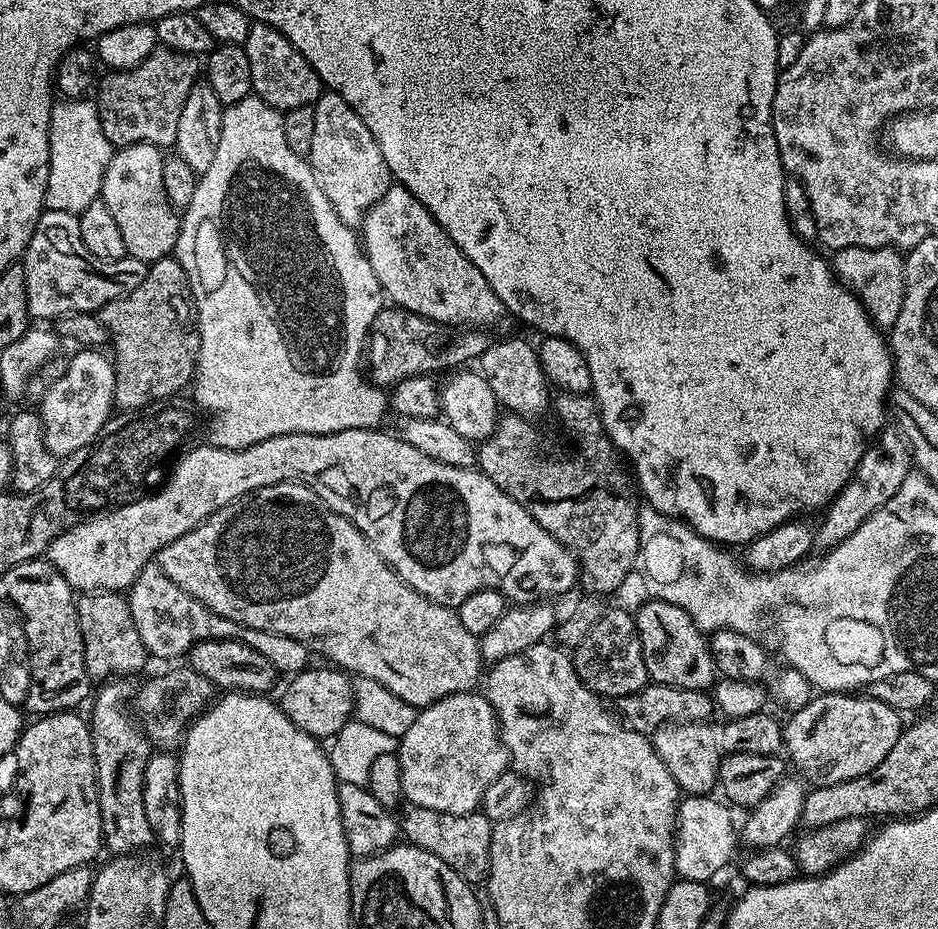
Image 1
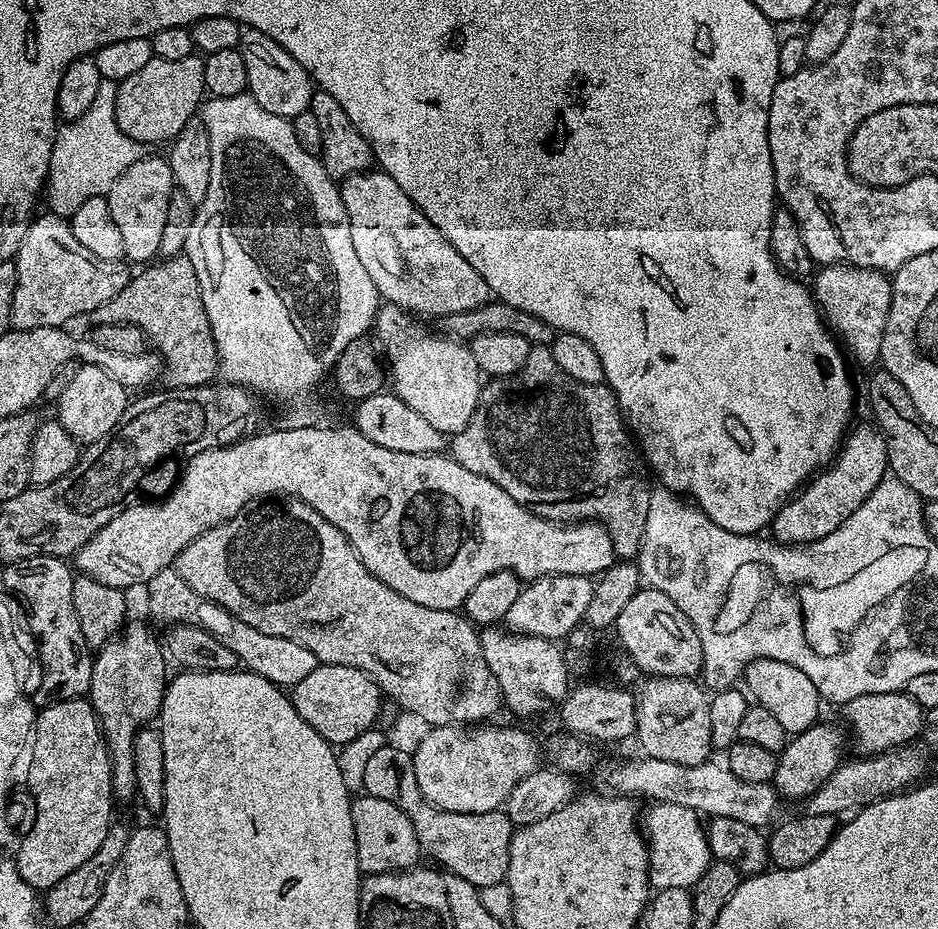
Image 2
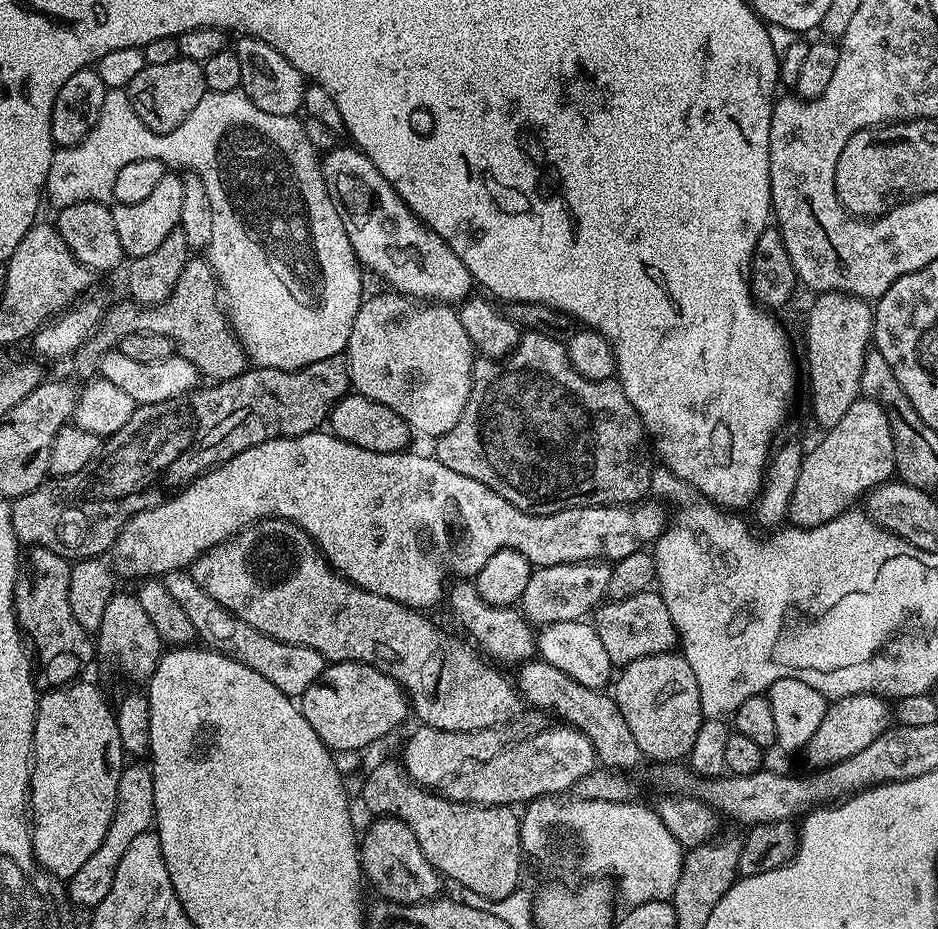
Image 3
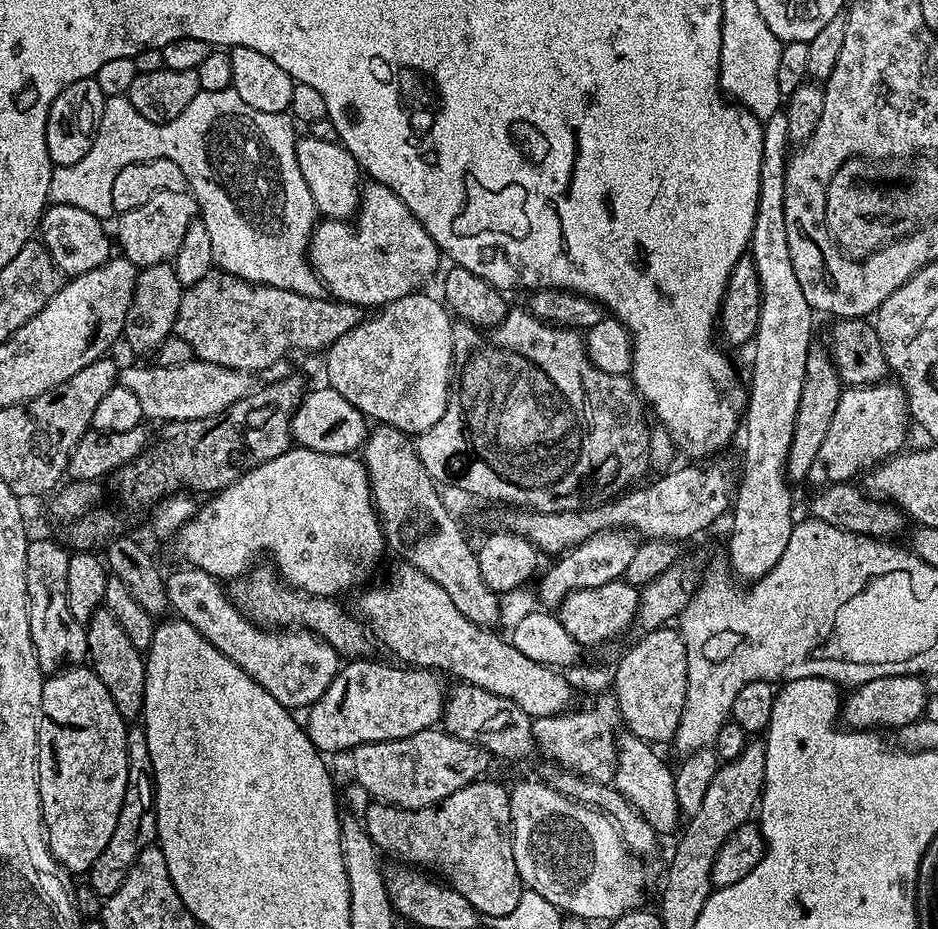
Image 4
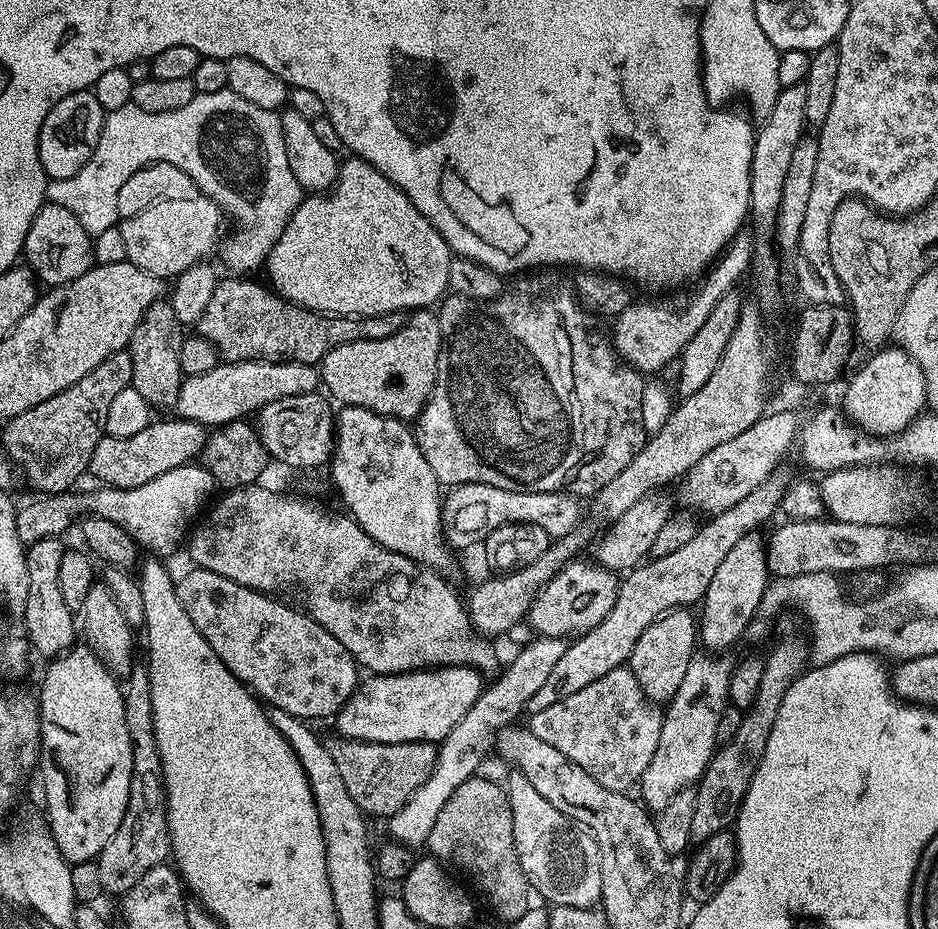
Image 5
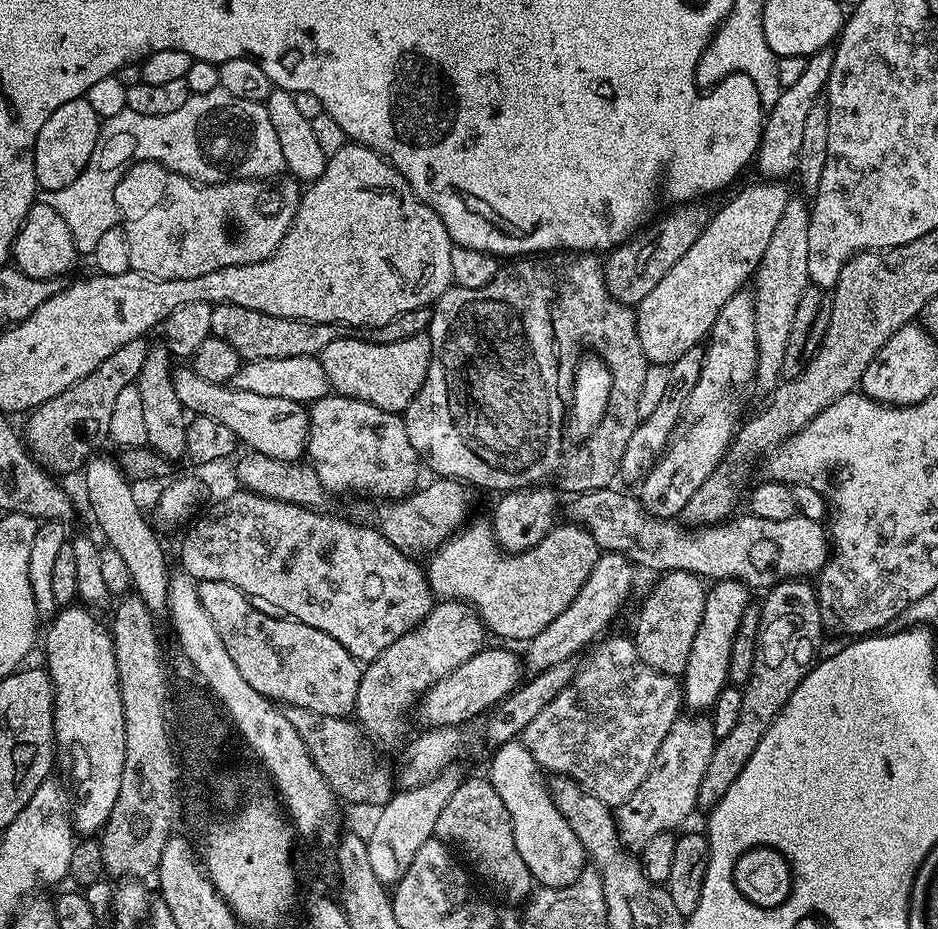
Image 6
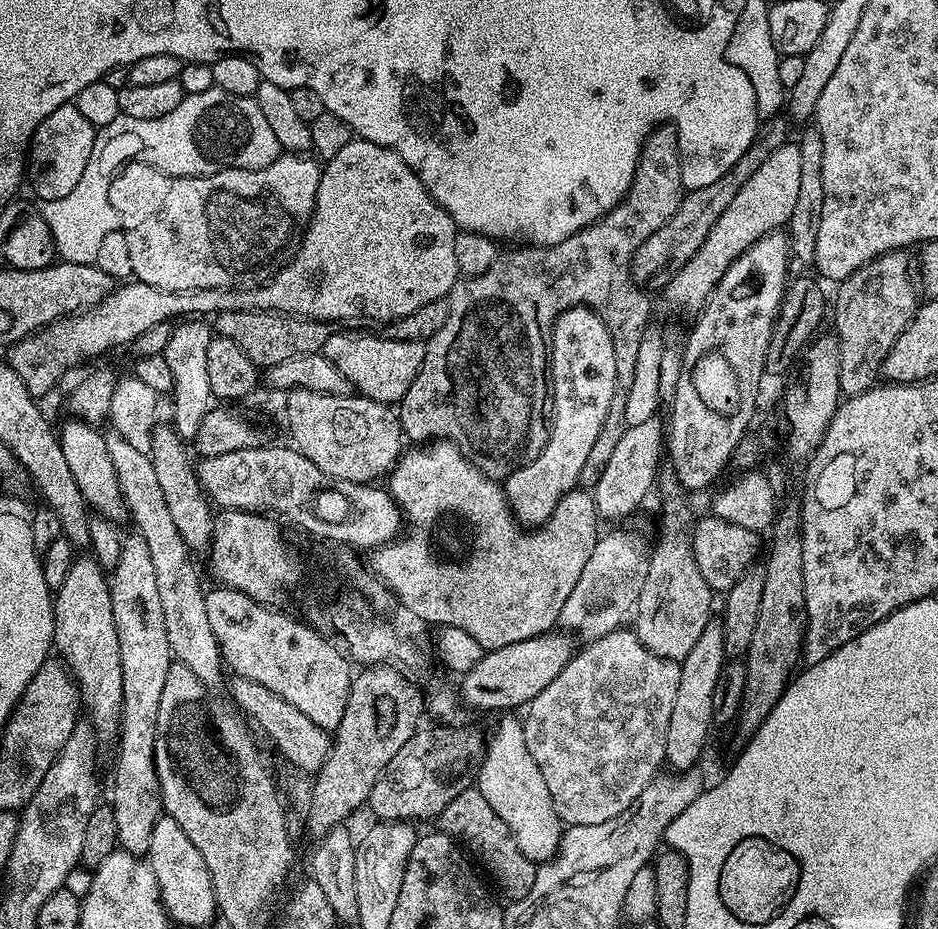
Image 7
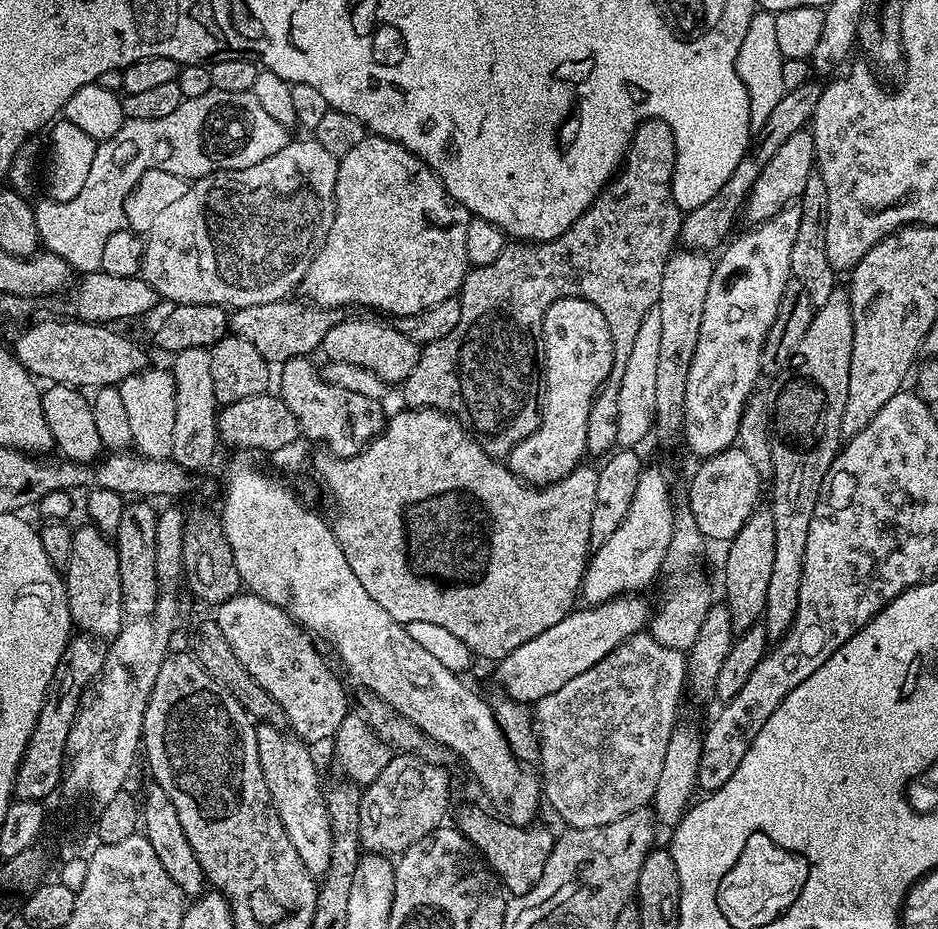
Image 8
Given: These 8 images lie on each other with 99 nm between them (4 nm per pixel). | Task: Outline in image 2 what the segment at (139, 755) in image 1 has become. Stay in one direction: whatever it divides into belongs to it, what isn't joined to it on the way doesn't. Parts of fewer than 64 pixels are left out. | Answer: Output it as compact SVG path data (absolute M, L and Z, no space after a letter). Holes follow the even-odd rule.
M135 618L129 619L114 639L101 646L92 661L87 699L92 701L92 709L100 719L100 729L104 731L104 740L108 744L112 763L112 794L117 801L137 799L134 738L141 728L151 725L160 715L166 677L169 675L167 663L161 637L159 640L142 621Z

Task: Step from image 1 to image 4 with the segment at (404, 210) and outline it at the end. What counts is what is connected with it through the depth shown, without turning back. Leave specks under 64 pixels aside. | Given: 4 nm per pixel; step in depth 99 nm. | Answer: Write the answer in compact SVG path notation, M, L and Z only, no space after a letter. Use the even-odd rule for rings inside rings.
M304 134L296 141L296 153L302 178L306 178L310 194L314 194L317 213L321 217L333 220L348 220L355 217L362 195L362 169L354 157L344 149L343 144L322 142L322 138Z

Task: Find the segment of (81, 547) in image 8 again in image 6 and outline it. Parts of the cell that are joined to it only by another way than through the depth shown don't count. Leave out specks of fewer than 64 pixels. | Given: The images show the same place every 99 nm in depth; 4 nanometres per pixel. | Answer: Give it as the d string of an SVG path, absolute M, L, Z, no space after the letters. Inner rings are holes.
M64 606L51 617L48 633L43 633L44 660L56 695L54 710L54 748L68 759L70 792L74 797L72 827L84 838L92 838L103 832L114 802L122 790L122 774L126 762L126 726L122 710L122 694L118 678L116 648L112 644L112 633L96 621L97 613L88 606Z

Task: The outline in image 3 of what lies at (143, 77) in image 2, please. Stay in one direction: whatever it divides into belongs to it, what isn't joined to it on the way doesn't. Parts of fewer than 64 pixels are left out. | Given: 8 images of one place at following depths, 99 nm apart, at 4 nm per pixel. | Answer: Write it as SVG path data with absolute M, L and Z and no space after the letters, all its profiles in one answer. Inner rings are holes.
M183 58L165 62L162 66L145 64L129 82L126 91L134 114L142 118L148 129L152 132L169 132L188 117L190 110L194 110L194 106L202 102L204 93L208 91L204 65Z

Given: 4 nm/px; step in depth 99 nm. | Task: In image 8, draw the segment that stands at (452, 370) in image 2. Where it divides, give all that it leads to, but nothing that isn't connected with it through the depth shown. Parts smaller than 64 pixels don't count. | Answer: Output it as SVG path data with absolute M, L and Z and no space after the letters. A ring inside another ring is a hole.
M342 318L326 333L322 352L328 360L350 362L350 366L364 366L366 370L374 370L378 378L382 378L389 386L403 385L404 379L414 370L418 362L421 345L410 342L399 327L383 324L380 320L348 320Z

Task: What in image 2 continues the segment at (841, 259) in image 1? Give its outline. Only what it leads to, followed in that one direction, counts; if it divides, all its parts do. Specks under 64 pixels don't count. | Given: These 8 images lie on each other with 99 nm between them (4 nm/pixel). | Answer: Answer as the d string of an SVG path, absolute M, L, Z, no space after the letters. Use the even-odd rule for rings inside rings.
M826 264L815 273L815 280L816 303L831 331L842 341L847 355L860 364L875 365L880 359L882 334L886 334L886 318L890 314L892 282L889 273L853 264Z

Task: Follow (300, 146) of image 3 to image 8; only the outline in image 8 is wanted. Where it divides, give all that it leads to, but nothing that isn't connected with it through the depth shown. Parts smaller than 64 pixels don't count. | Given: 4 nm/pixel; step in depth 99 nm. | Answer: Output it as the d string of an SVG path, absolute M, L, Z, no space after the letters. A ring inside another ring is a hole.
M213 90L202 94L202 98L183 100L178 110L167 118L125 119L116 134L97 143L86 186L73 199L68 202L47 198L35 201L36 225L43 251L62 258L72 267L73 273L98 272L106 241L125 223L124 176L137 181L144 172L157 168L191 182L212 172L258 166L258 162L266 162L266 158L278 154L278 150L289 143L289 129L270 118L251 92L226 94Z

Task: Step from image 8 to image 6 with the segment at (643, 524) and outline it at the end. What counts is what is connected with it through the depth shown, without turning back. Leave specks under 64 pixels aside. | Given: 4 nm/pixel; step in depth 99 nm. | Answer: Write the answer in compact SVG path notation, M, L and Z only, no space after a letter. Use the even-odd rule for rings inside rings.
M619 552L601 554L574 602L570 602L570 606L566 606L566 610L562 610L562 614L542 630L542 634L534 634L534 638L527 641L525 648L528 649L522 652L527 671L532 674L545 672L550 666L558 666L558 662L572 660L591 640L596 639L627 602L632 592L632 571L634 565L627 556L621 556Z

